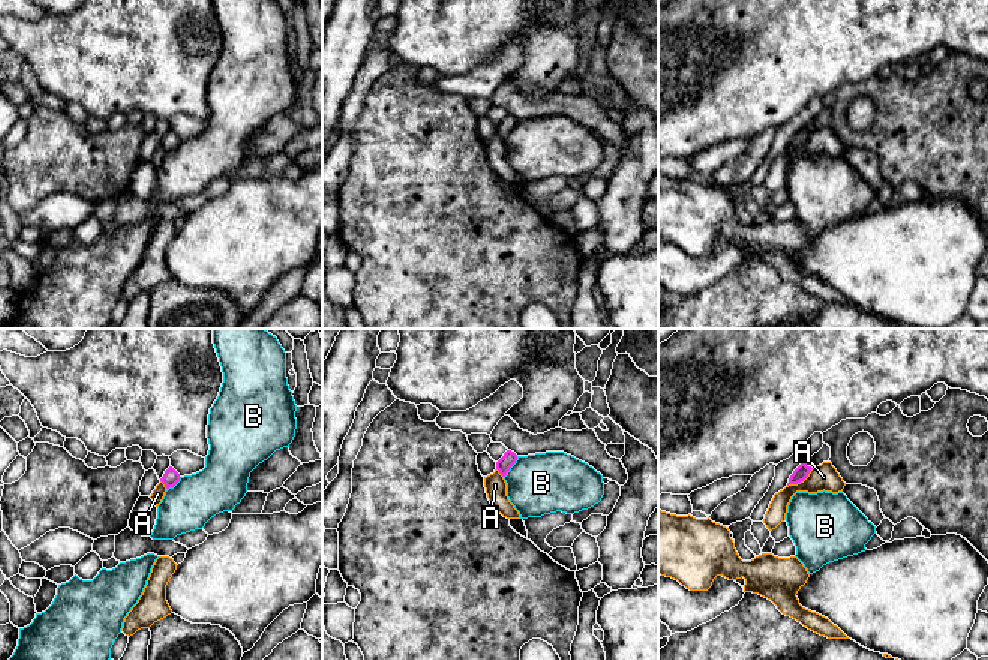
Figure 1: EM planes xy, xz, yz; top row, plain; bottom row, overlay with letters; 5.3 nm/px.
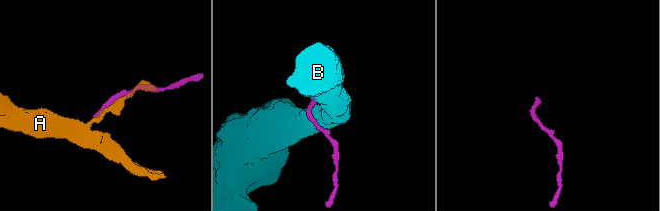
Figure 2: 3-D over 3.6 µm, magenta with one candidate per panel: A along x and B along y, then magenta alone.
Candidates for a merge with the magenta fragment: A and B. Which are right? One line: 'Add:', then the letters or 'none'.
Add: none

